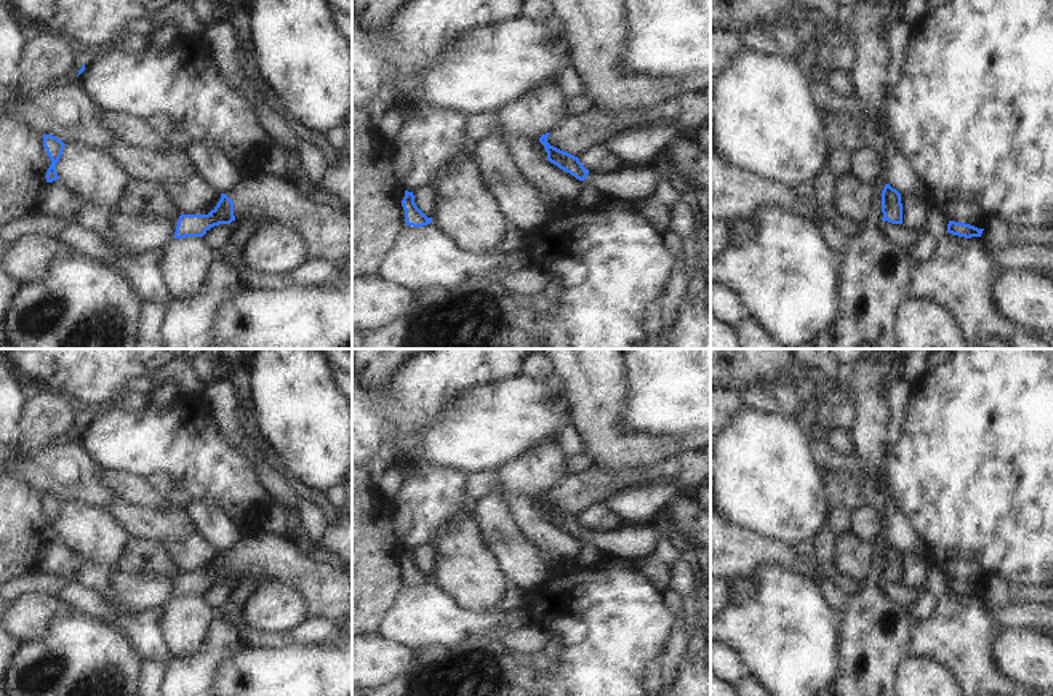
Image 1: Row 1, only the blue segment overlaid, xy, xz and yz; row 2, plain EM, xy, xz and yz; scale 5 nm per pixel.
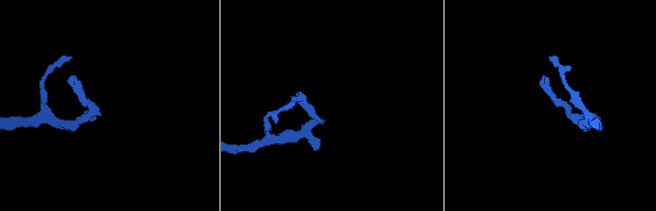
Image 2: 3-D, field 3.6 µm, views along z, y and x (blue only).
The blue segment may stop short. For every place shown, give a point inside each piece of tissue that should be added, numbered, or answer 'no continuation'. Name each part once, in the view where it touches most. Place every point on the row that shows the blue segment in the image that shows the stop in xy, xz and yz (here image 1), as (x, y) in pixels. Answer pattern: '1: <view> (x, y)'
1: xy (268, 199)

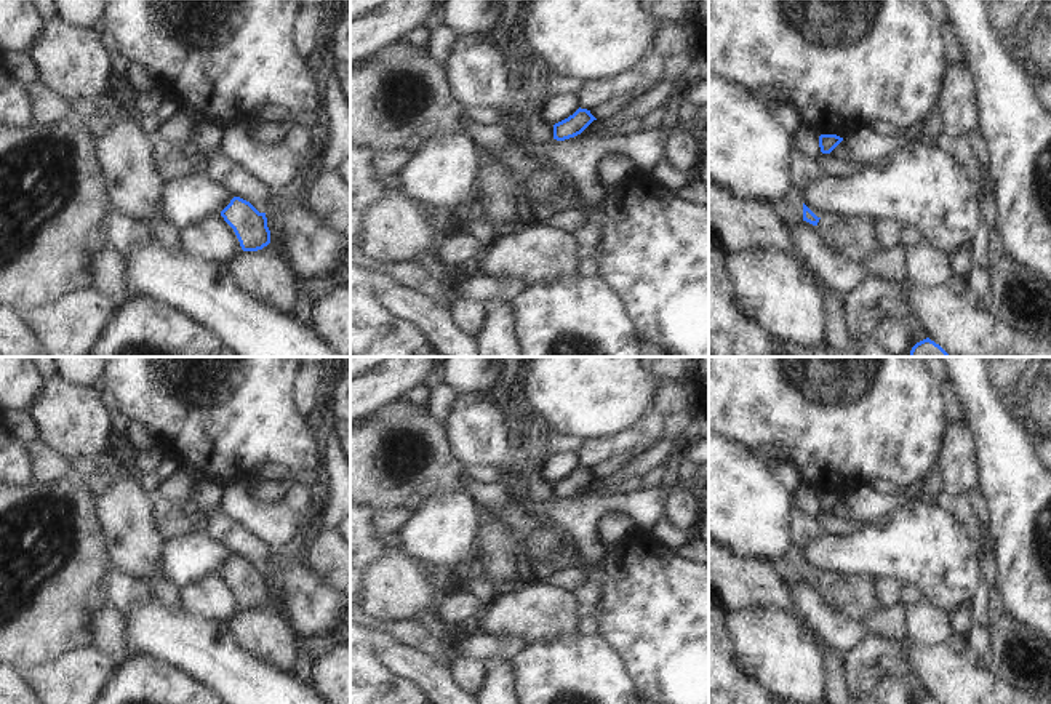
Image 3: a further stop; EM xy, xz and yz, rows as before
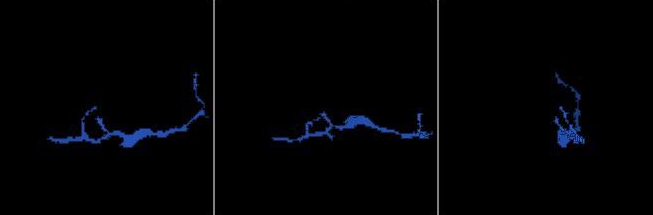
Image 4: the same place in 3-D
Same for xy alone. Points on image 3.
no continuation

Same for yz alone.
1: yz (789, 207)

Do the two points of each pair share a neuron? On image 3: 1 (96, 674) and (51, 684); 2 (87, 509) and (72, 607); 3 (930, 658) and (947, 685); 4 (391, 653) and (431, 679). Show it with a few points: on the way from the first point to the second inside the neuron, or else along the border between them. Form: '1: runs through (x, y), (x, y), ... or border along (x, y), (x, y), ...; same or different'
1: runs through (85, 674), (75, 684), (63, 684); same
2: runs through (80, 533), (79, 552), (72, 560), (72, 583); same
3: runs through (933, 664), (947, 679); same
4: runs through (400, 656), (421, 669); same

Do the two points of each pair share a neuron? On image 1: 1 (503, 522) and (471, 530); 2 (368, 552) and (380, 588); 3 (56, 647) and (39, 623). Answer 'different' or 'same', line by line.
1: different
2: same
3: different

